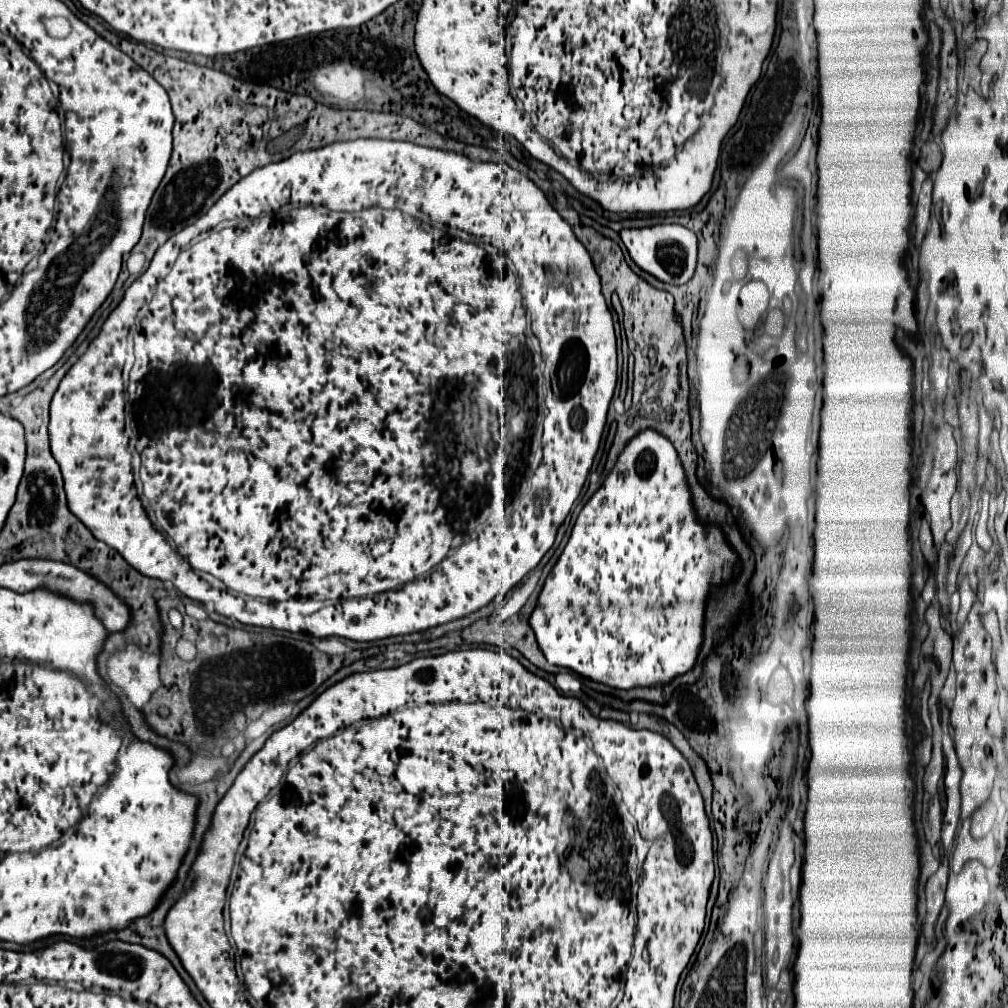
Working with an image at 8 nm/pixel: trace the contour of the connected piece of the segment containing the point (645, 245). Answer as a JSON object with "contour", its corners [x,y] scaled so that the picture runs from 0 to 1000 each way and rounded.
{"contour":[[[650,223],[640,227],[618,227],[616,239],[620,241],[632,265],[642,269],[664,283],[682,281],[691,265],[691,233],[678,223]]]}

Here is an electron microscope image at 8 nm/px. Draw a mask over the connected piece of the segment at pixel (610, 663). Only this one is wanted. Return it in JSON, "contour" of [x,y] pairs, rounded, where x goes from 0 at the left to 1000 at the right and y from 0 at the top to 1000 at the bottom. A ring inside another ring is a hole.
{"contour":[[[640,426],[640,428],[632,430],[632,434],[626,434],[620,439],[620,445],[616,447],[616,451],[610,457],[610,463],[602,469],[598,481],[588,489],[588,493],[576,505],[557,553],[553,555],[551,563],[547,564],[547,570],[539,578],[539,584],[535,588],[535,594],[533,594],[533,602],[529,604],[529,608],[525,612],[525,620],[531,628],[535,644],[539,646],[541,654],[547,660],[563,662],[576,672],[582,672],[590,678],[598,678],[602,682],[618,684],[618,686],[624,686],[624,684],[630,684],[630,682],[662,680],[670,672],[674,672],[674,670],[678,670],[678,668],[682,668],[689,662],[693,644],[697,640],[699,602],[701,602],[701,593],[705,584],[723,578],[733,568],[735,568],[733,551],[721,539],[717,527],[711,521],[693,517],[691,509],[688,509],[688,495],[686,495],[686,489],[684,489],[684,481],[680,479],[680,467],[678,467],[678,461],[674,457],[674,451],[672,451],[670,443],[666,441],[666,438],[660,432],[656,432],[648,426]]]}

